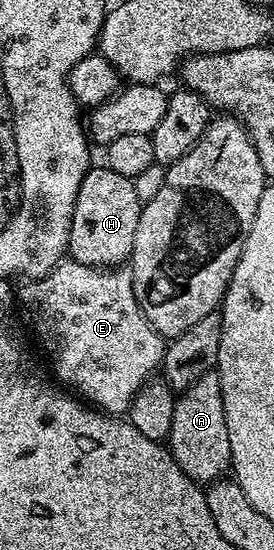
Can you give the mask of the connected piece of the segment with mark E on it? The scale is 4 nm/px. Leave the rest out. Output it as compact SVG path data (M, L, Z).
M64 260L45 276L24 281L22 285L17 290L18 305L22 313L23 310L27 313L27 322L40 348L51 361L51 370L56 374L54 377L84 403L98 408L102 413L126 415L137 391L154 375L151 374L154 370L156 373L162 367L165 347L163 335L155 331L149 320L145 320L137 304L137 296L133 296L130 269L100 268Z

